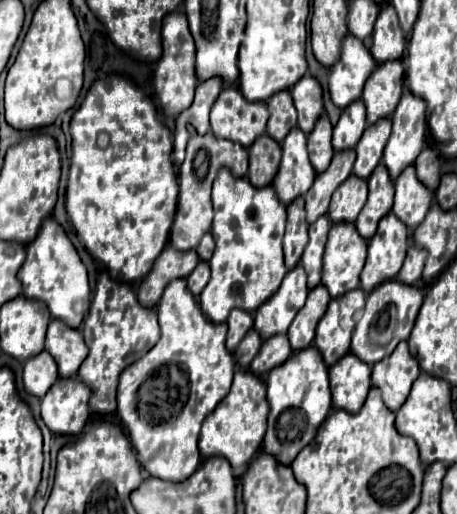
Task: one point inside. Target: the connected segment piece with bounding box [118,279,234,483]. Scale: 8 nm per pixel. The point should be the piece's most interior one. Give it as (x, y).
(191, 350)

